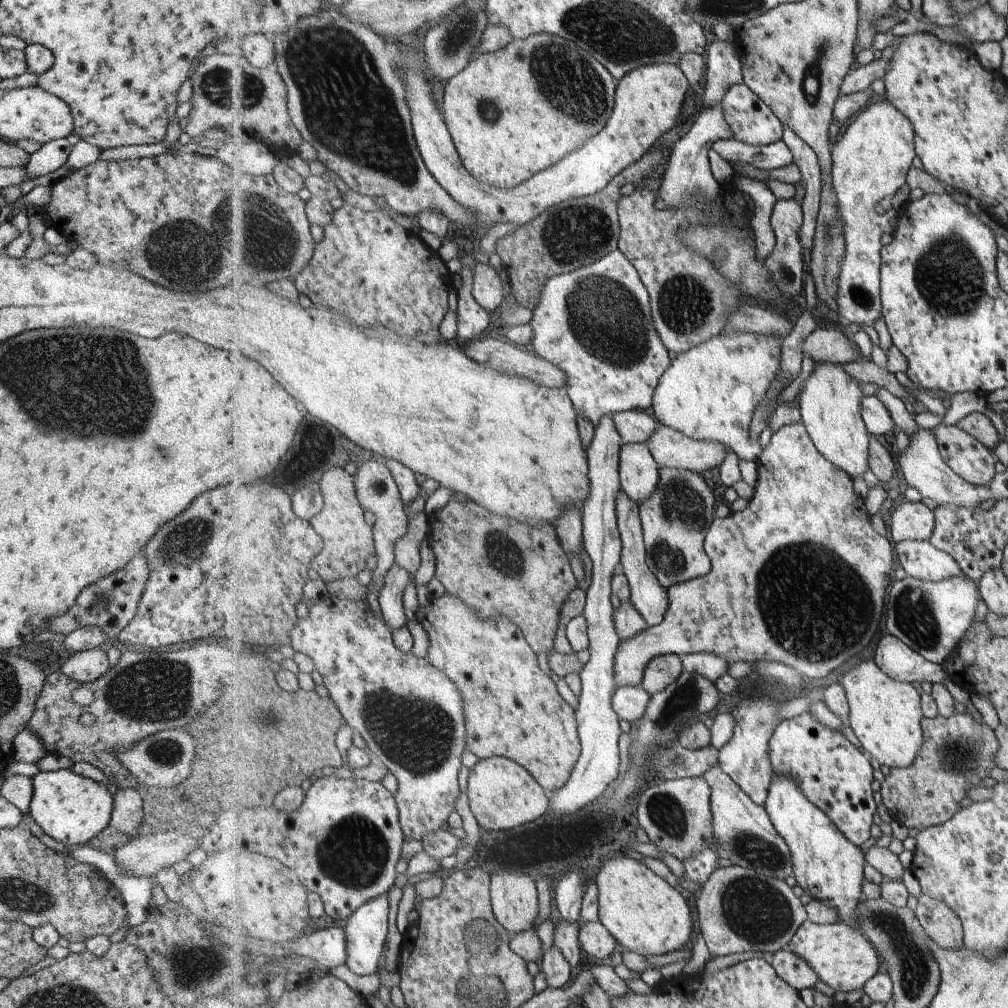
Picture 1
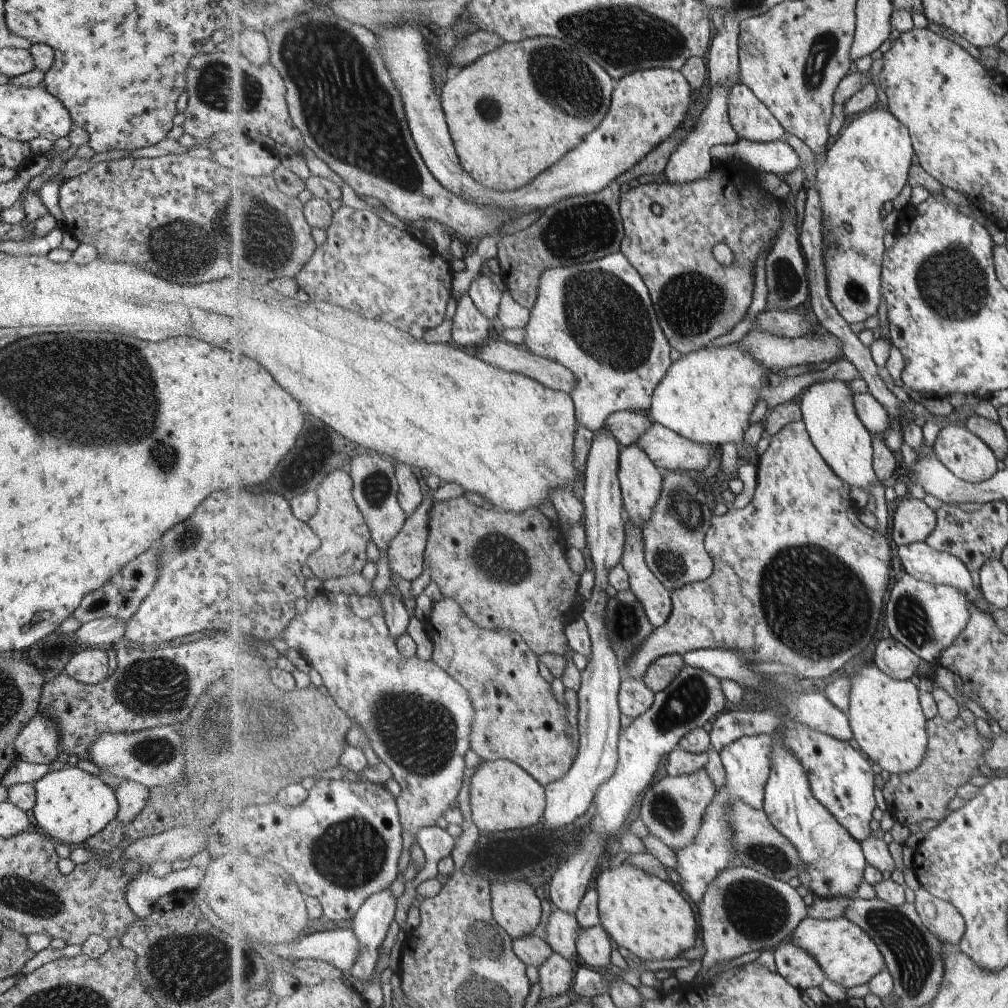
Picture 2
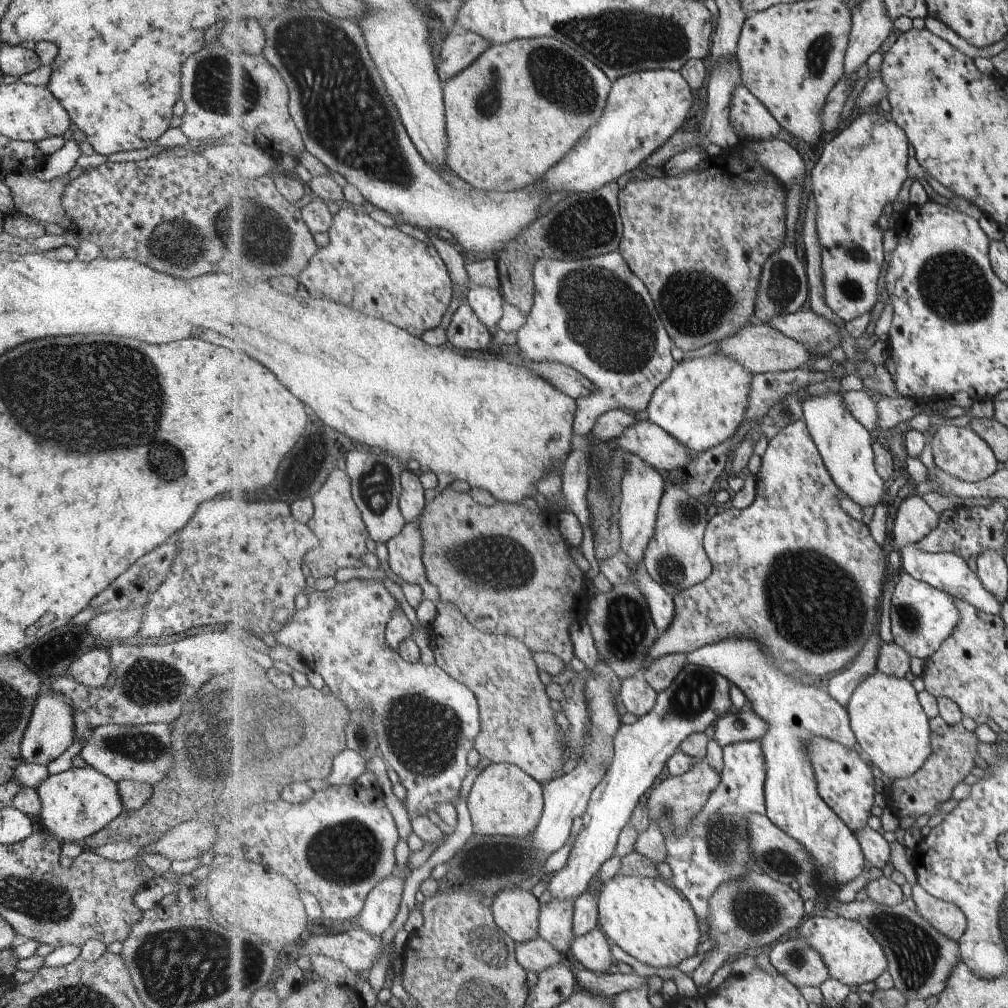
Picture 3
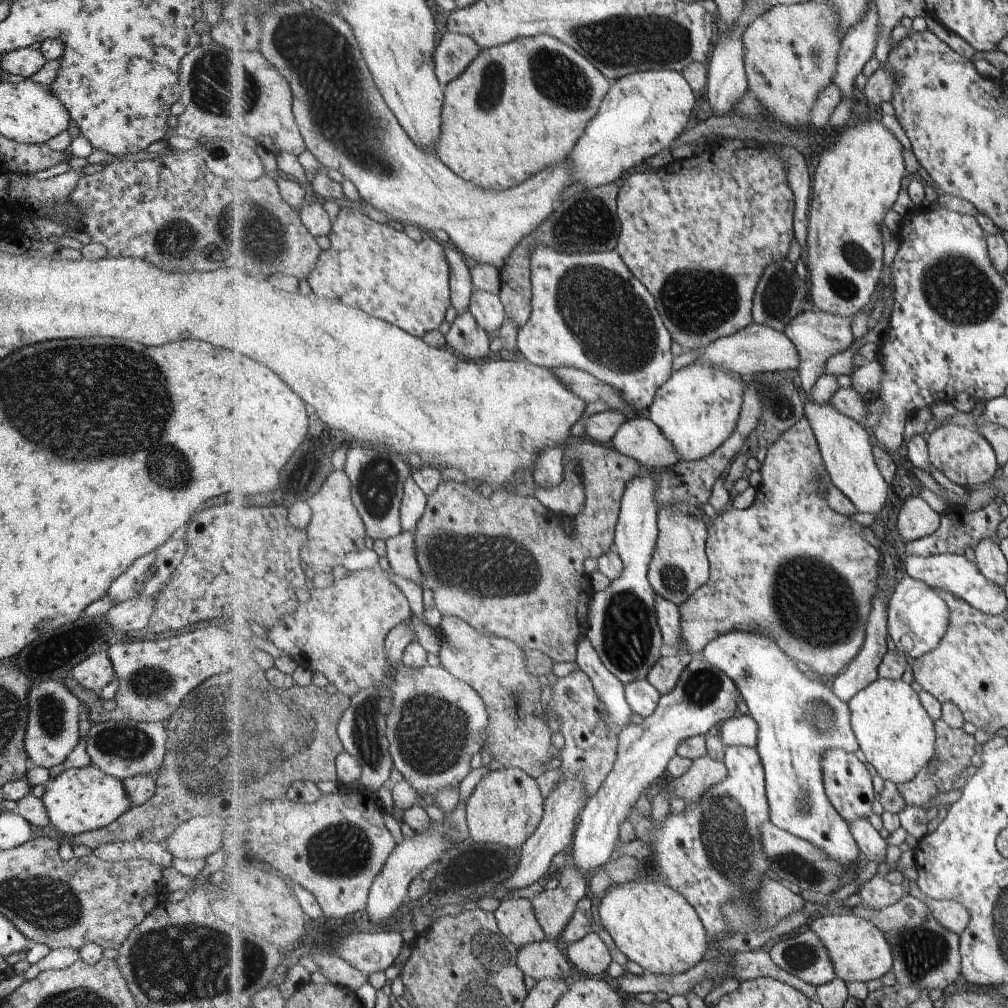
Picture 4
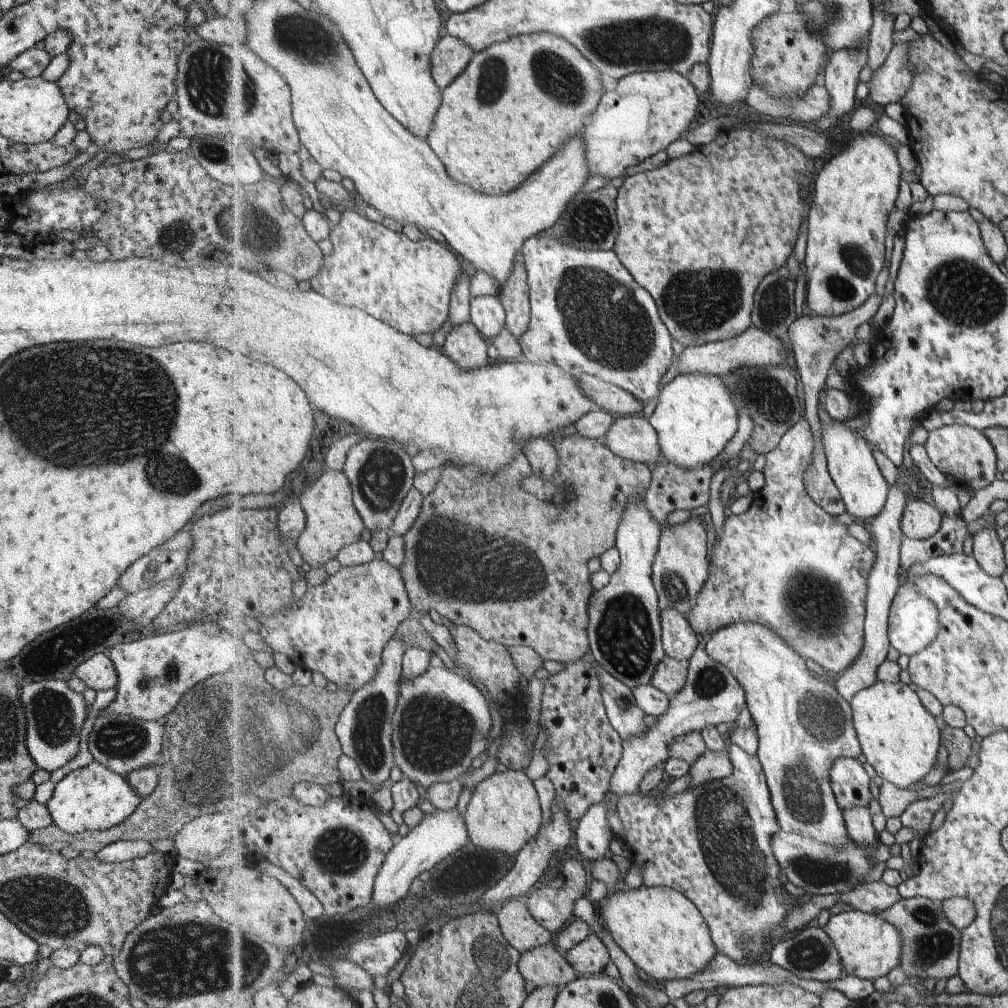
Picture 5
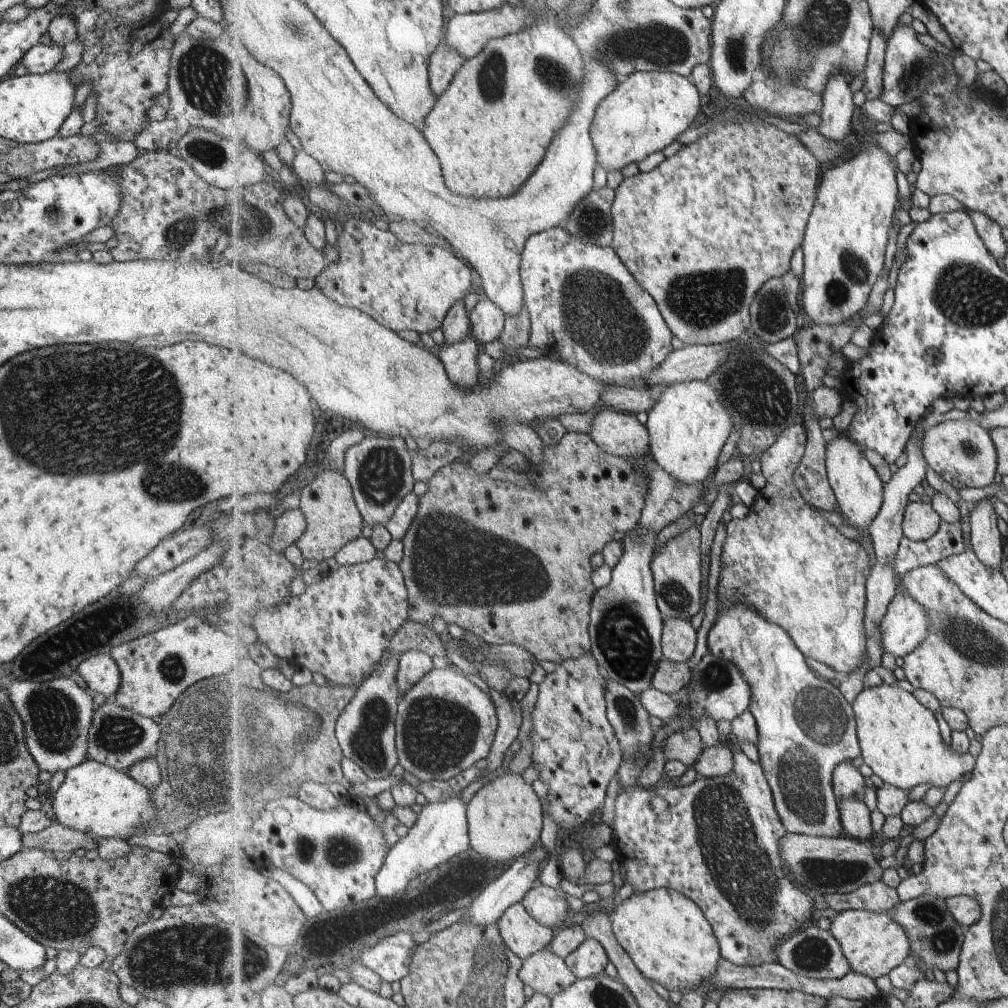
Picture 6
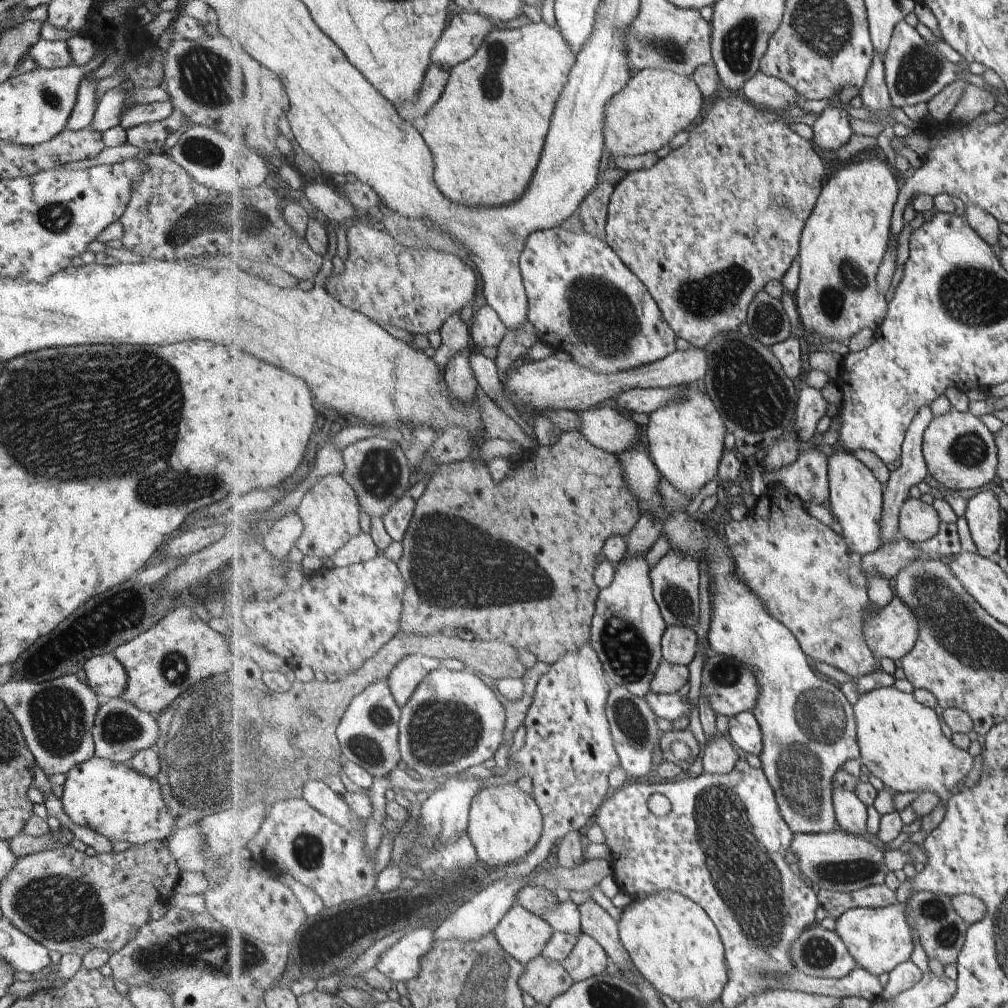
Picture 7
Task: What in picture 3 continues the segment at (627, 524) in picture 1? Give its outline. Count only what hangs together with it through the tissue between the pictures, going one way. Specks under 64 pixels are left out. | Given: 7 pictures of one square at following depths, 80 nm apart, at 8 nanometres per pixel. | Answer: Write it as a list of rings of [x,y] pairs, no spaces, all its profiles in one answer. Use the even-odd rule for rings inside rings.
[[[644,563],[636,568],[634,578],[646,596],[655,626],[662,633],[668,629],[676,616],[676,603],[673,598],[652,576]]]

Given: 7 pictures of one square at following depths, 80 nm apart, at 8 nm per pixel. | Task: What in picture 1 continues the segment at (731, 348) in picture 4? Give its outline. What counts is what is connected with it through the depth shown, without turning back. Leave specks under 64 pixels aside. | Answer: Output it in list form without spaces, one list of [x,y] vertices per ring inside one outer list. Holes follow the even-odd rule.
[[[818,328],[806,338],[802,350],[816,363],[841,365],[860,360],[859,349],[847,337],[843,331]]]

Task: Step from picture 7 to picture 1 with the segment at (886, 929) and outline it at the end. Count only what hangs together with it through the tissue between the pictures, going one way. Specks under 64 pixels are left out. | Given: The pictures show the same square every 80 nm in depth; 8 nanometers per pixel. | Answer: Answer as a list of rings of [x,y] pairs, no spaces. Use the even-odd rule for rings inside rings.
[[[807,920],[799,927],[787,948],[814,968],[820,980],[833,988],[837,996],[846,992],[855,992],[859,988],[864,990],[866,982],[869,982],[881,970],[880,954],[870,940],[857,926],[852,927],[841,921],[817,924]]]

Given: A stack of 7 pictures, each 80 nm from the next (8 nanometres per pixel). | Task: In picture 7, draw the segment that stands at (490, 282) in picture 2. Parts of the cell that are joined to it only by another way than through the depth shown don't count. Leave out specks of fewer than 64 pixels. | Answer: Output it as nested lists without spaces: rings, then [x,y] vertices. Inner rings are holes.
[[[487,302],[481,305],[471,318],[470,333],[473,342],[480,348],[499,346],[507,331],[506,324],[500,319],[499,313]]]

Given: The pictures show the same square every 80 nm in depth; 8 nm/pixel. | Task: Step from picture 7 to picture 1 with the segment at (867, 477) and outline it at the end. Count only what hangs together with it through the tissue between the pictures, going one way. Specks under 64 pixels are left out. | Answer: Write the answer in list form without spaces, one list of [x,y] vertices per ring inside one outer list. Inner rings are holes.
[[[816,363],[815,370],[802,384],[799,393],[802,421],[815,446],[851,478],[865,476],[870,468],[872,435],[862,415],[864,395],[861,382],[849,376],[841,365]]]

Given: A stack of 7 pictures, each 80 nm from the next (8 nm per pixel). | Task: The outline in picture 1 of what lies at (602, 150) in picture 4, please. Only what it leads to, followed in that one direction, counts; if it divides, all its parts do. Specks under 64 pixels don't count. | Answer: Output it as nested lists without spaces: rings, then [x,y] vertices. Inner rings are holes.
[[[413,36],[407,37],[396,37],[395,40],[406,60],[404,67],[408,76],[408,102],[412,110],[414,136],[419,150],[422,151],[423,160],[439,184],[459,204],[467,207],[485,223],[513,222],[522,226],[537,218],[544,210],[550,209],[553,204],[601,192],[622,170],[637,162],[647,151],[653,150],[657,140],[677,124],[685,94],[692,85],[677,63],[660,62],[632,70],[618,82],[614,113],[601,132],[587,141],[584,147],[573,151],[562,161],[537,173],[519,186],[500,189],[481,182],[467,170],[444,115],[437,112],[437,106],[429,96],[431,92],[423,78],[425,58],[422,62],[419,60],[413,48]]]

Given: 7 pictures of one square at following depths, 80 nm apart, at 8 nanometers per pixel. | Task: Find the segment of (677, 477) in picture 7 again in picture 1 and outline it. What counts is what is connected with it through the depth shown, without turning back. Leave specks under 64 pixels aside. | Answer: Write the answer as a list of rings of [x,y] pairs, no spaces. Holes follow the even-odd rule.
[[[727,330],[687,352],[678,353],[655,391],[652,414],[663,425],[680,430],[688,437],[725,443],[741,459],[757,463],[764,447],[759,438],[751,436],[751,420],[757,404],[763,400],[765,392],[780,372],[781,341],[782,337],[779,335]]]

